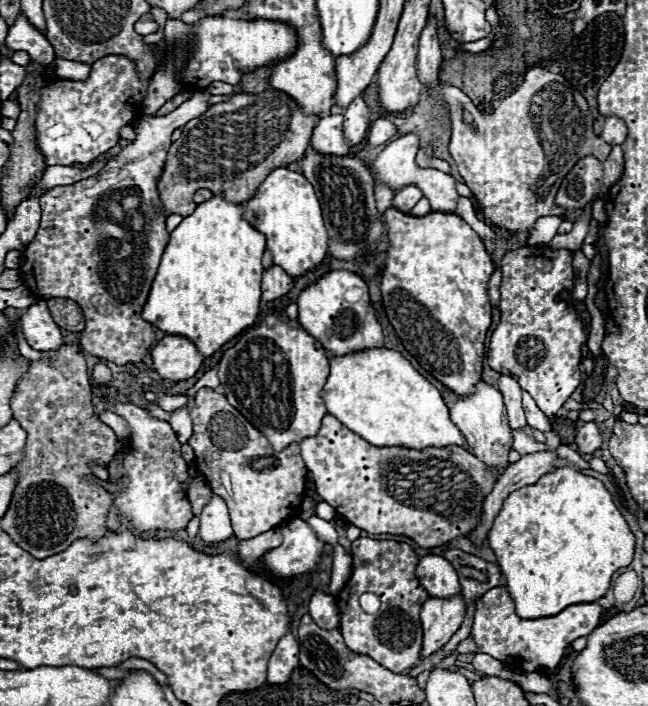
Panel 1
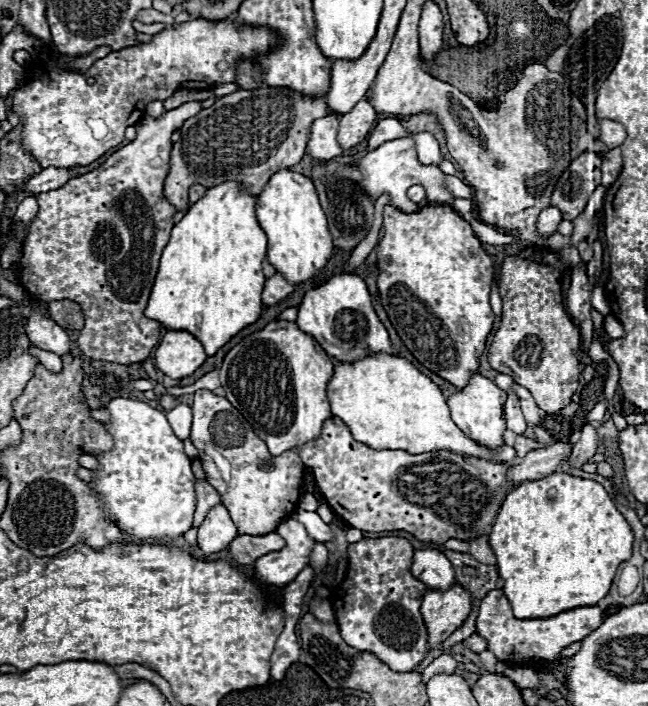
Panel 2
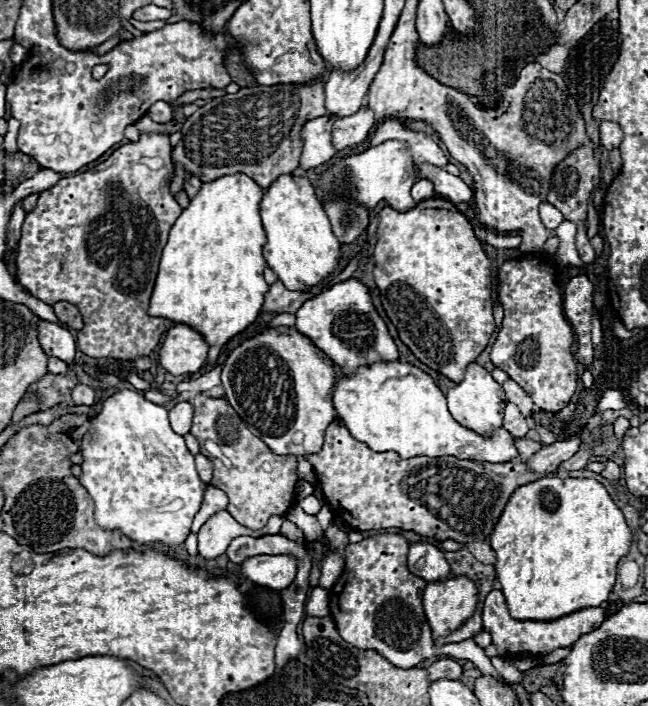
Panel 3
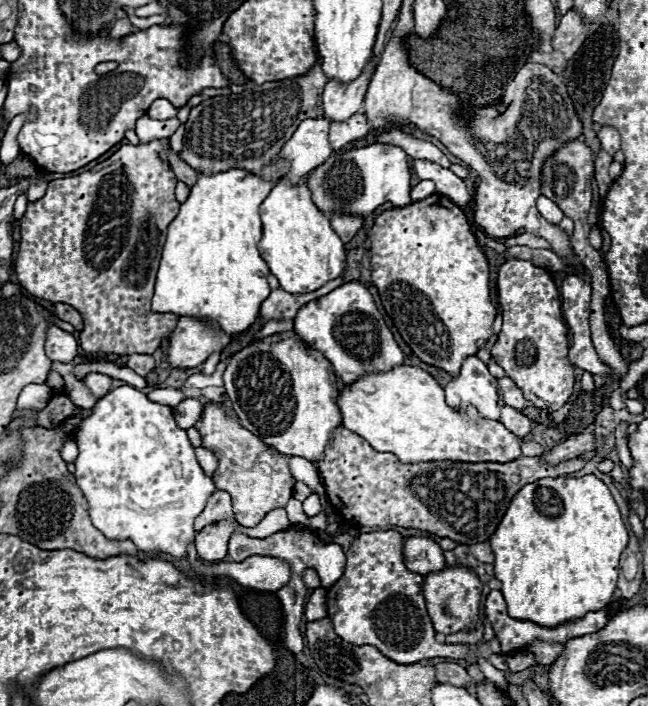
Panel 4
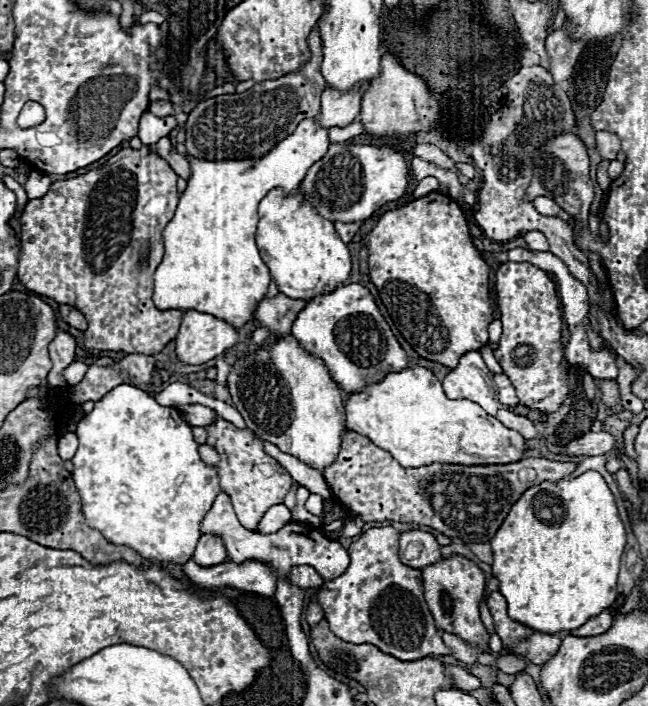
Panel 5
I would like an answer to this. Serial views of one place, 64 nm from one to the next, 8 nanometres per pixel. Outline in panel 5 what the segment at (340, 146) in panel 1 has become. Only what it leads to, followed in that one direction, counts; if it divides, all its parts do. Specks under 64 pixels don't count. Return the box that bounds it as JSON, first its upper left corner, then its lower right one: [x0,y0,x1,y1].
[154,118,330,328]

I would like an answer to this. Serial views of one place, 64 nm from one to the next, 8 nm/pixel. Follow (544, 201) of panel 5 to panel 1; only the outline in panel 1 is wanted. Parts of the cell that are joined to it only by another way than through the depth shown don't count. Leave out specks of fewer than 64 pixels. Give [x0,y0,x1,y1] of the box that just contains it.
[528,216,562,246]

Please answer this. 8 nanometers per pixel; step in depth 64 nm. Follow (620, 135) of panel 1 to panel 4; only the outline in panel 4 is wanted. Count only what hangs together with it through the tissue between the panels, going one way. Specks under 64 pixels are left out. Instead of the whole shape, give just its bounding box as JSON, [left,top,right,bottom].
[598,126,620,154]

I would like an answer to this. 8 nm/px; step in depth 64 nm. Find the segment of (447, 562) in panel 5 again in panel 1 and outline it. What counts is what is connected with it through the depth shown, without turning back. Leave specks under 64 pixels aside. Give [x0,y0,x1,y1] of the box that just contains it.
[420,596,466,658]

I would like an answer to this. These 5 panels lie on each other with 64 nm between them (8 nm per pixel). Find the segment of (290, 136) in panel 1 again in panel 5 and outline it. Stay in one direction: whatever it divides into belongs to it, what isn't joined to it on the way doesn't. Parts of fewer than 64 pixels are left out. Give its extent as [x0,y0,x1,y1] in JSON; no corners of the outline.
[186,26,326,160]

